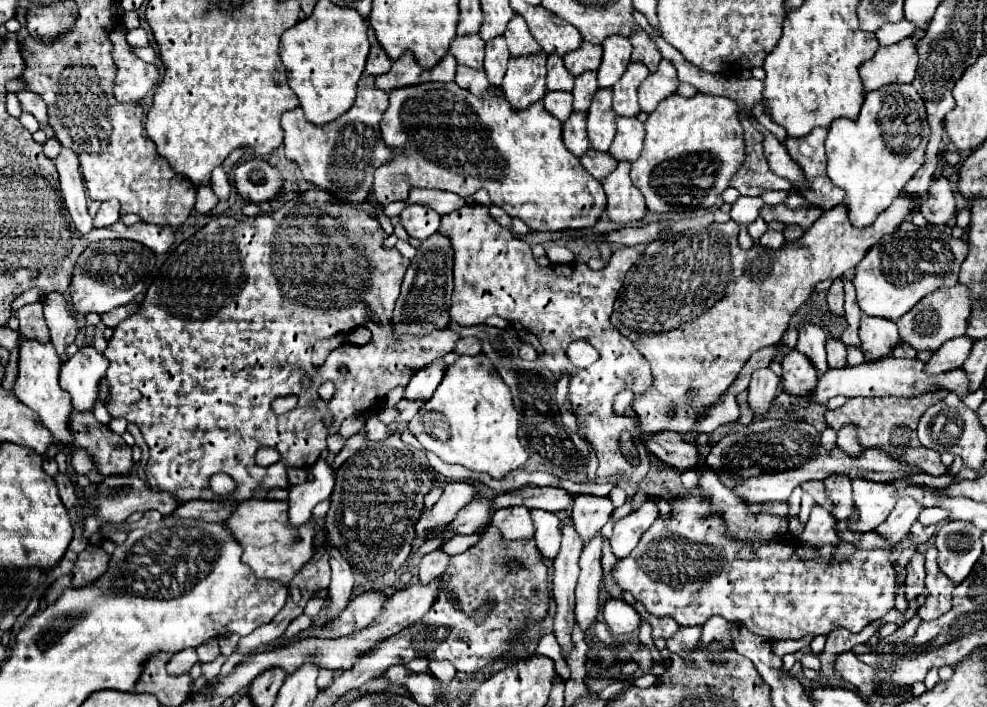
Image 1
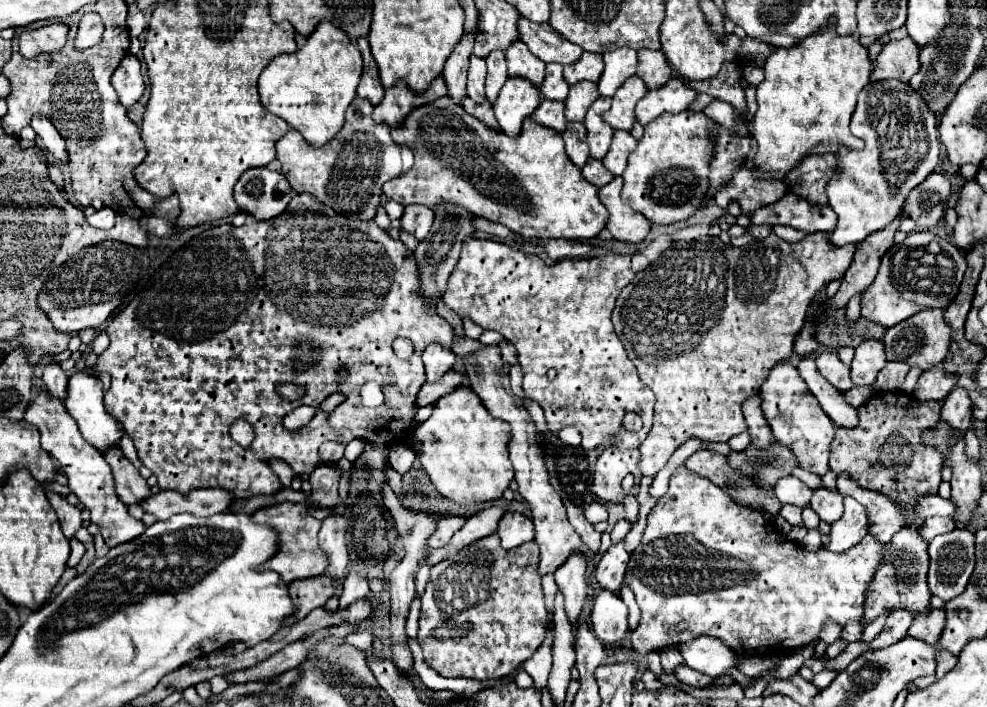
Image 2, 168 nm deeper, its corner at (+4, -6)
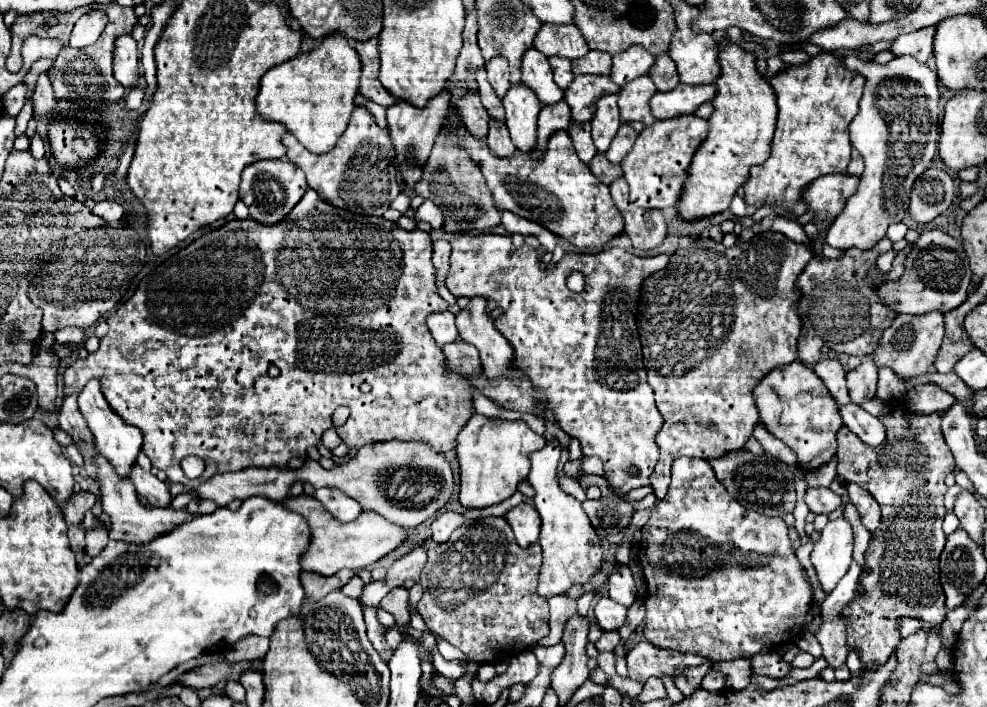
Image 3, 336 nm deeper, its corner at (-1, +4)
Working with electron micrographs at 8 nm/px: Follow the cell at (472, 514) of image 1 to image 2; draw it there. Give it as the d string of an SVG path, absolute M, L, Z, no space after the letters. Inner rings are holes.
M448 515L448 517L442 517L442 521L438 523L438 529L436 533L430 537L430 547L444 547L446 543L450 543L452 535L456 531L460 531L466 523L466 517L464 515Z

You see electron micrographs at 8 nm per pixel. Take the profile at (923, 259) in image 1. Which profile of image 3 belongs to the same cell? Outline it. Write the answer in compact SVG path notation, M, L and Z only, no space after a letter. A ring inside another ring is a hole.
M923 231L913 251L907 255L905 273L899 281L891 281L879 287L879 297L897 313L921 315L929 311L947 313L957 309L971 291L971 269L963 245L943 231Z

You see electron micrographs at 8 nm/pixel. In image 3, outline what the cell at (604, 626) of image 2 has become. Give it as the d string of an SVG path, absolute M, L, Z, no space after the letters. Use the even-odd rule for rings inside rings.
M601 597L595 603L595 619L597 623L603 627L603 631L615 631L623 625L627 609L623 605L619 605L617 601L611 601L609 597Z

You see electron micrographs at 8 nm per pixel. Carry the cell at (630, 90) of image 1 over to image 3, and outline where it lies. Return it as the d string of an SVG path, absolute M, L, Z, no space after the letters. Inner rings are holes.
M649 75L637 77L623 85L619 93L619 111L623 121L641 121L643 125L653 125L655 117L649 109L649 99L657 93Z

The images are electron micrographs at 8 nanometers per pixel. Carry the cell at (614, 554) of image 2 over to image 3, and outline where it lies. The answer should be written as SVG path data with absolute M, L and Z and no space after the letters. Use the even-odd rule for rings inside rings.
M615 565L615 571L609 575L607 595L625 607L633 605L637 591L635 591L635 581L633 581L631 569L627 565Z

